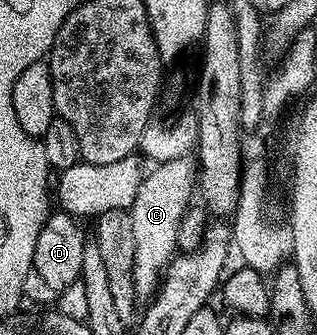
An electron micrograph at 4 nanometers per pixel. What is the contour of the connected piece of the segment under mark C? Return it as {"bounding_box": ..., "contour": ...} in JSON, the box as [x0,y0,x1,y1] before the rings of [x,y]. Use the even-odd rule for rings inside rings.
{"bounding_box":[129,157,196,301],"contour":[[[183,157],[167,163],[151,166],[145,172],[136,199],[129,212],[132,217],[132,233],[136,236],[136,261],[134,262],[134,288],[139,300],[146,301],[157,292],[166,267],[179,250],[177,234],[186,208],[191,206],[190,194],[196,191],[196,163]]]}

